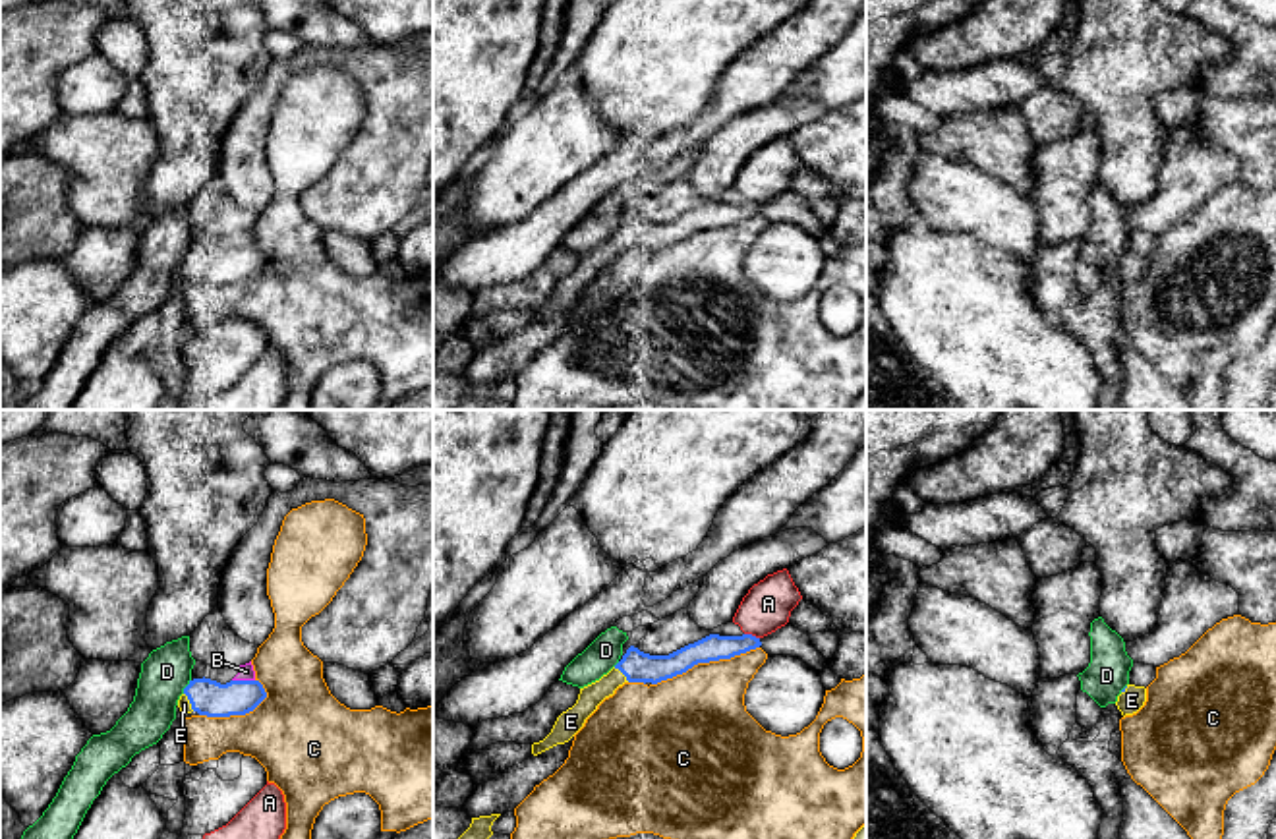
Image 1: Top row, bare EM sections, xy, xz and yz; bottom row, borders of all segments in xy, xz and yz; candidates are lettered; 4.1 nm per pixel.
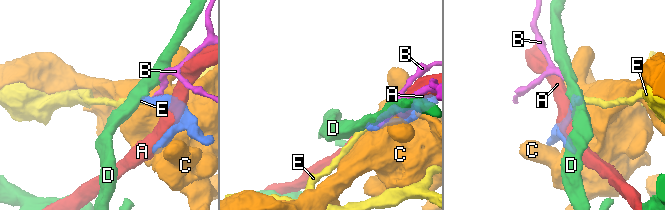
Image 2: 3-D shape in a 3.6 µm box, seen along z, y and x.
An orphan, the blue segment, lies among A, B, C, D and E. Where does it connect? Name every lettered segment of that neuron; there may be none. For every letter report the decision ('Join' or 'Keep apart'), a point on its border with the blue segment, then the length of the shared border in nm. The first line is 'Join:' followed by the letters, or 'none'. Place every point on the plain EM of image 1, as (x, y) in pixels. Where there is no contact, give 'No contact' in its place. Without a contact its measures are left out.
Join: E
A: Keep apart. Touches blue at xz (751, 202). Shared border 70 nm
B: Keep apart. Touches blue at xy (244, 248). Shared border 100 nm
C: Keep apart. Touches blue at xz (704, 229). Shared border 480 nm
D: Keep apart. Touches blue at xy (186, 254). Shared border 70 nm
E: Join. Touches blue at xz (621, 238). Shared border 90 nm

